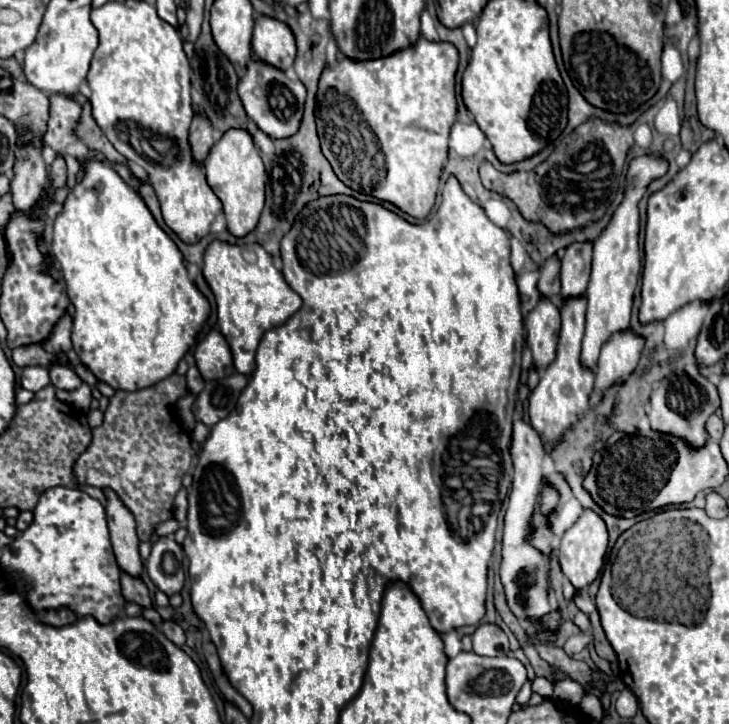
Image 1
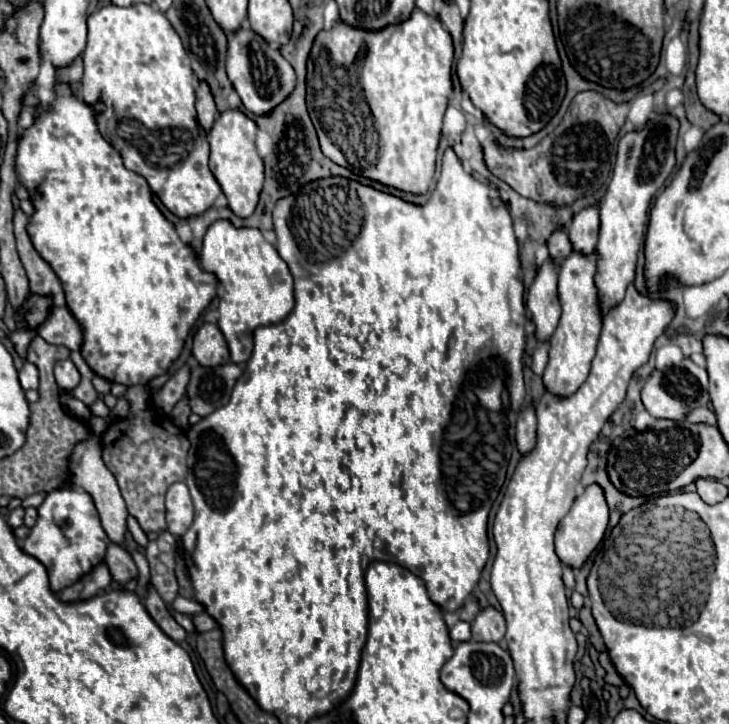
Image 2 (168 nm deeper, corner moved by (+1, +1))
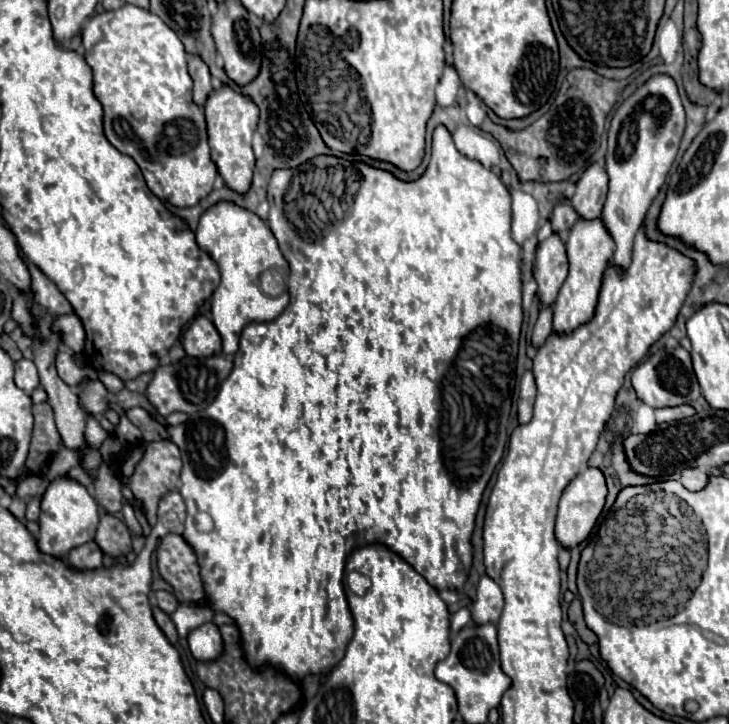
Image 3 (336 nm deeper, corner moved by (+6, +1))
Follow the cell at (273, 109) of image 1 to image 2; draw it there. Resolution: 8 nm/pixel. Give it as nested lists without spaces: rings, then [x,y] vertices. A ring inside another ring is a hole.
[[[244,24],[238,32],[228,36],[228,58],[226,58],[226,72],[228,78],[238,92],[244,108],[256,116],[272,114],[280,102],[284,102],[294,86],[296,86],[296,72],[284,60],[280,50],[274,44],[268,44],[262,36],[258,36],[248,24]]]

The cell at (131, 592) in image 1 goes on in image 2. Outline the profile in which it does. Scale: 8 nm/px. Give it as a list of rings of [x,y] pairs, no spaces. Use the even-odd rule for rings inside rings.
[[[110,544],[108,546],[106,564],[108,564],[108,570],[110,570],[112,578],[118,584],[126,584],[126,582],[138,578],[138,568],[136,568],[132,556],[118,544]]]

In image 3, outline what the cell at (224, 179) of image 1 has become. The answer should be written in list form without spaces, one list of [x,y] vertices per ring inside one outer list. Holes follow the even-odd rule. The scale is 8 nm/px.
[[[221,84],[221,88],[211,90],[203,110],[205,110],[205,118],[207,118],[211,158],[217,164],[221,178],[235,192],[247,192],[251,186],[251,176],[253,176],[253,166],[255,166],[251,138],[253,138],[253,132],[257,128],[259,108],[245,94],[233,90],[227,84]]]

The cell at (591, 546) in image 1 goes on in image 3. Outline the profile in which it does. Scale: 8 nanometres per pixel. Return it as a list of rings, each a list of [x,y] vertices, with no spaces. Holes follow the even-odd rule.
[[[593,466],[585,468],[581,474],[577,474],[565,486],[563,496],[559,500],[559,514],[557,514],[557,522],[555,522],[555,536],[557,536],[561,546],[573,548],[589,536],[589,532],[593,530],[593,526],[603,510],[605,496],[607,496],[607,484],[605,484],[603,472],[599,468],[593,468]]]

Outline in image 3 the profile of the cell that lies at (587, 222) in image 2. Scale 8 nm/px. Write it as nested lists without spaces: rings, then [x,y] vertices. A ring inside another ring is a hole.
[[[593,162],[579,178],[571,204],[581,218],[597,218],[603,210],[605,198],[607,198],[607,172],[599,162]]]

